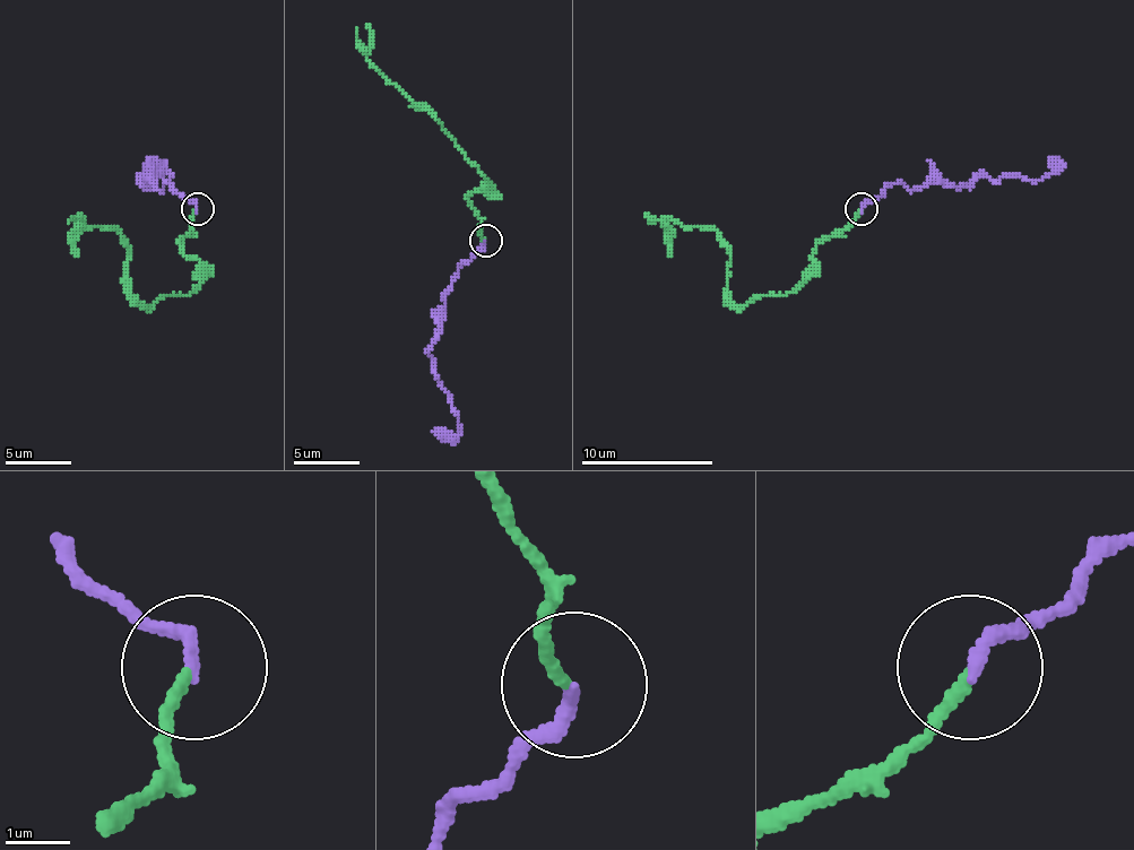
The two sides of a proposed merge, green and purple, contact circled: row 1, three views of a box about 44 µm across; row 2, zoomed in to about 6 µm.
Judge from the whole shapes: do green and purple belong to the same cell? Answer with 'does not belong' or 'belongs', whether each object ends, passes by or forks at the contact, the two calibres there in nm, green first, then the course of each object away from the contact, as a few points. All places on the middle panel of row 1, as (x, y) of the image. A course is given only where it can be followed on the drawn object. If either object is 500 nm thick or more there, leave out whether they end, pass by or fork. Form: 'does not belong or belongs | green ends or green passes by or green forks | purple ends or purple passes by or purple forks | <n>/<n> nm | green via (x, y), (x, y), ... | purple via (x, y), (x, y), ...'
does not belong | green ends | purple ends | 170/220 nm | green via (484, 241), (468, 198), (487, 191), (487, 179), (442, 122), (415, 110), (366, 57), (366, 24) | purple via (484, 241), (458, 270), (442, 310), (439, 339), (429, 349), (458, 428), (455, 435), (432, 432)

